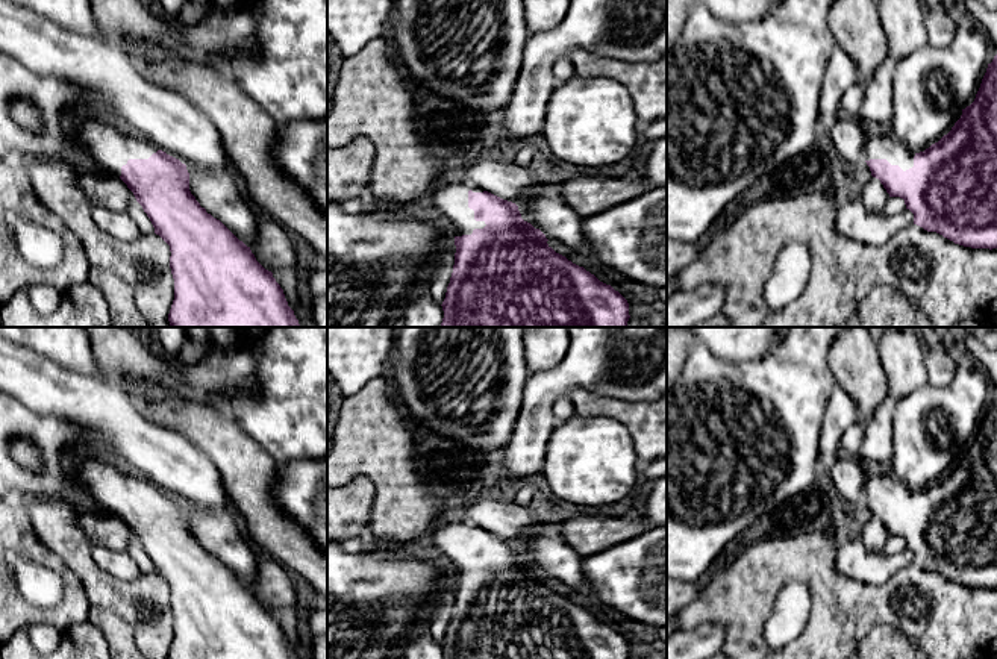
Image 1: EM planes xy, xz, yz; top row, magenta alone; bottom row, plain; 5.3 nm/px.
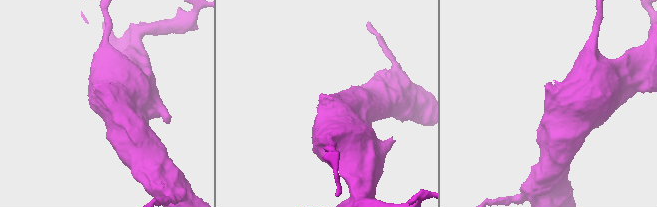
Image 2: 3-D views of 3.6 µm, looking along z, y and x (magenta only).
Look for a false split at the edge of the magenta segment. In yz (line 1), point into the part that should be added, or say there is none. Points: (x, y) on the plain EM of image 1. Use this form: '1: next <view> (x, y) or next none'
1: next yz (878, 485)

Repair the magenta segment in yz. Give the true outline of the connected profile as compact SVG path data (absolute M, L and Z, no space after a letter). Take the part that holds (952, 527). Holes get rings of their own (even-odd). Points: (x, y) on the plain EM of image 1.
M997 394L988 403L974 441L938 482L914 492L880 468L867 467L862 497L889 536L905 539L914 564L964 586L997 588Z

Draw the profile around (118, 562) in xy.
M92 545L92 557L98 567L121 580L136 580L142 574L133 557L124 550Z

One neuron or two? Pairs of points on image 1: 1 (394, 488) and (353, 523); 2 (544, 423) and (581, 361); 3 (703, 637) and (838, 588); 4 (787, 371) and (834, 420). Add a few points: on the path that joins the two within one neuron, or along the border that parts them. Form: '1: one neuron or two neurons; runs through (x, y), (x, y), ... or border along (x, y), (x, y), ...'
1: two neurons; border along (358, 474), (362, 474), (373, 487), (368, 537)
2: one neuron; runs through (544, 408), (544, 397), (565, 376)
3: two neurons; border along (688, 630), (702, 624), (718, 624), (725, 643)
4: two neurons; border along (837, 384), (828, 403), (818, 447)

